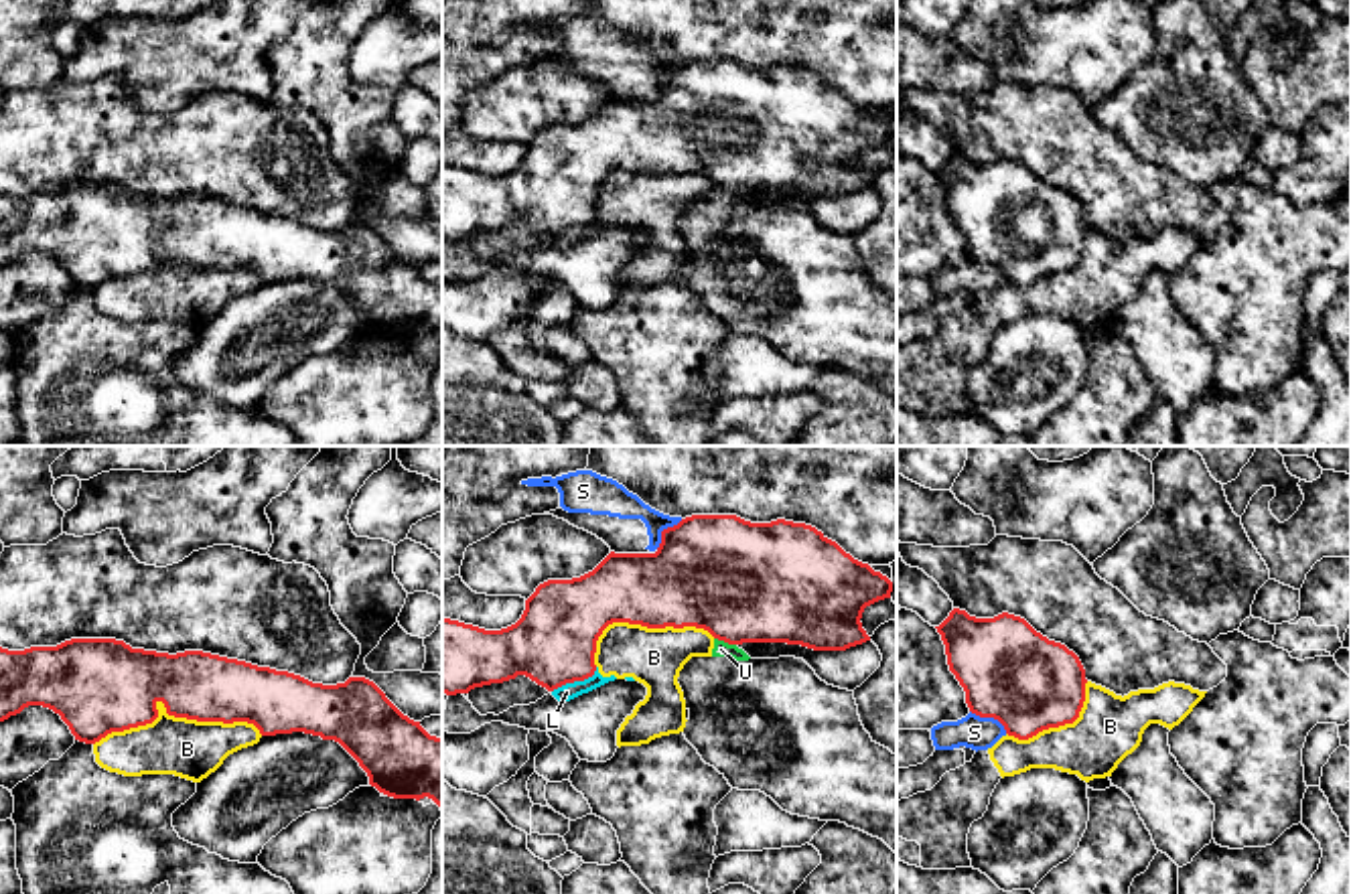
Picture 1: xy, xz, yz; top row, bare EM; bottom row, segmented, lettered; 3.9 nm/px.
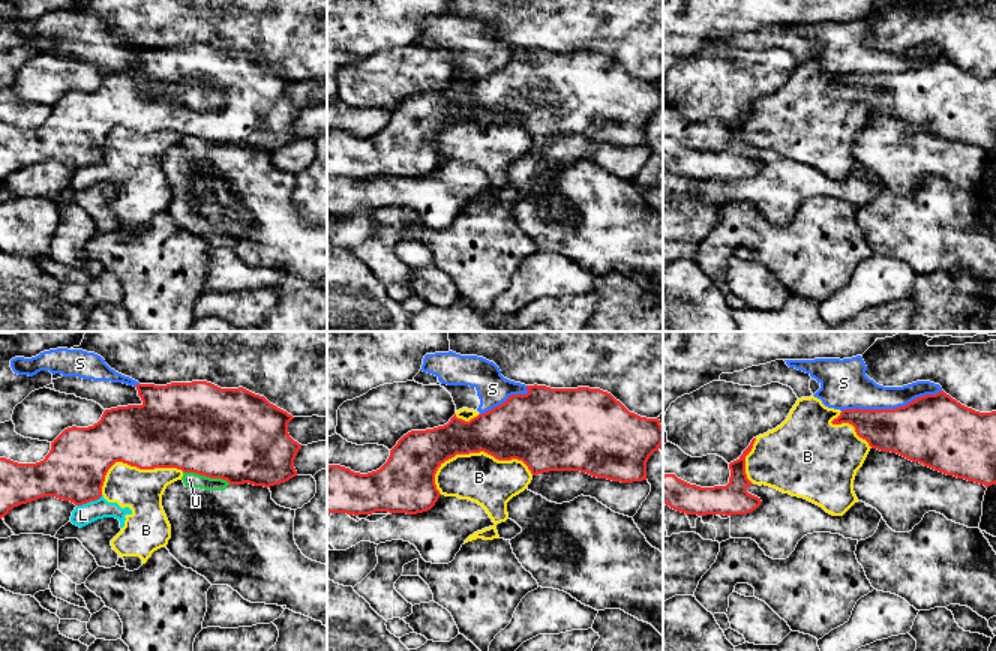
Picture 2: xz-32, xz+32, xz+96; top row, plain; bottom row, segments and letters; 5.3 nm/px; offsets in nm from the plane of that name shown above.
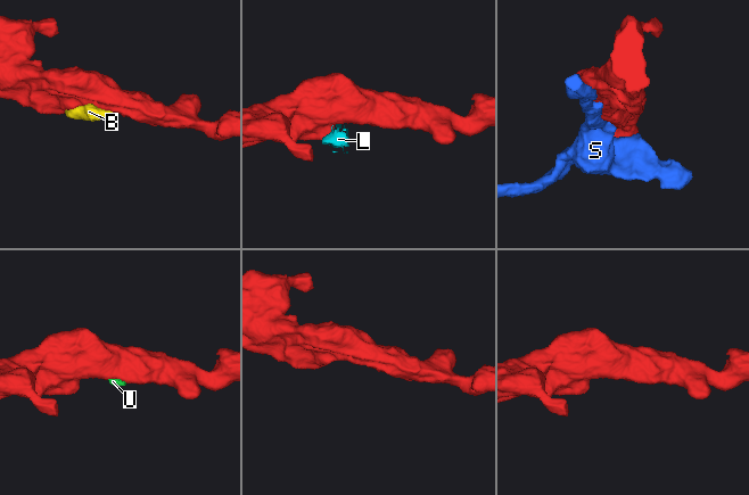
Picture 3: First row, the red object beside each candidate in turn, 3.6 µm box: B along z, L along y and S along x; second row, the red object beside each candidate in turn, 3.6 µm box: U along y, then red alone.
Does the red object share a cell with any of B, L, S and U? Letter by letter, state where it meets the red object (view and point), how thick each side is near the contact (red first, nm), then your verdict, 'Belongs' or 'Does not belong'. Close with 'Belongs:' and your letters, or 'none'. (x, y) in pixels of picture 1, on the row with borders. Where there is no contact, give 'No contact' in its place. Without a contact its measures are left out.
B: Touches red at xy (169, 714). Thickness 340 nm (red) against 240 nm. Does not belong
L: Touches red at xz (575, 680). Thickness 340 nm (red) against 70 nm. Does not belong
S: Touches red at yz (990, 716). Thickness 380 nm (red) against 130 nm. Does not belong
U: Touches red at xz (725, 641). Thickness 480 nm (red) against 60 nm. Does not belong
Belongs: none

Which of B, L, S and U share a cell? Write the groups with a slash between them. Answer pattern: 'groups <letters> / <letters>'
groups B L / S / U

